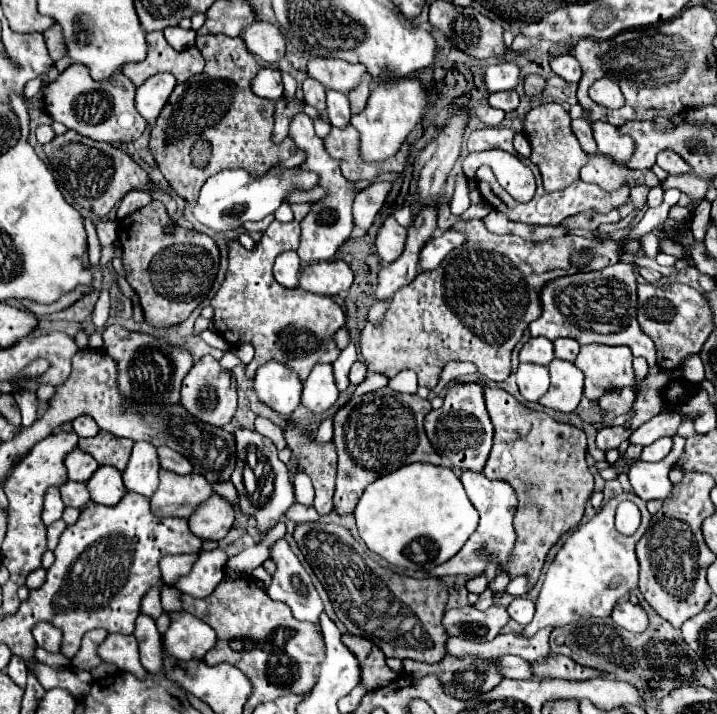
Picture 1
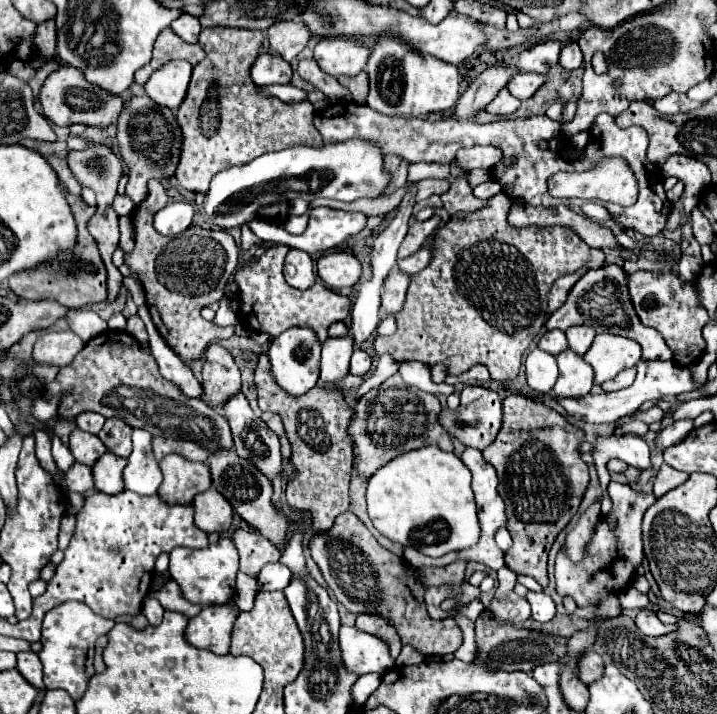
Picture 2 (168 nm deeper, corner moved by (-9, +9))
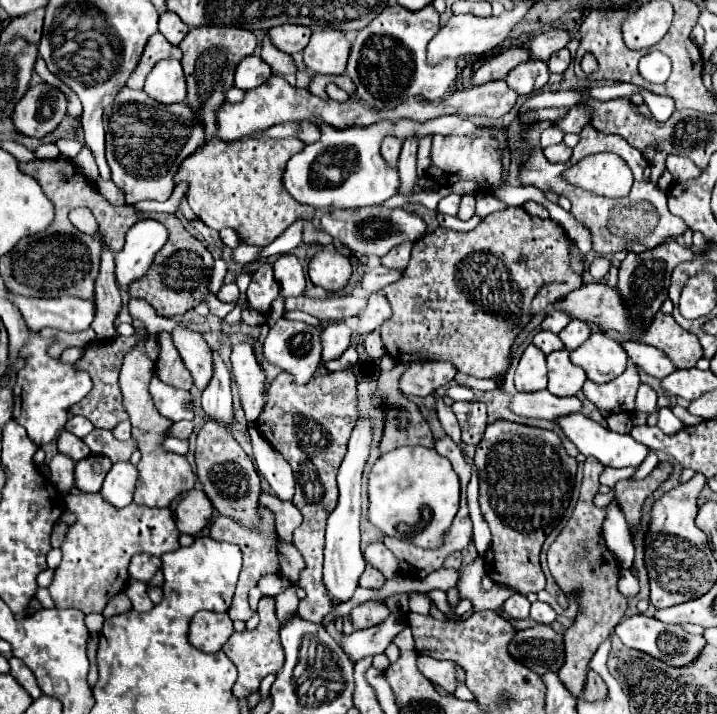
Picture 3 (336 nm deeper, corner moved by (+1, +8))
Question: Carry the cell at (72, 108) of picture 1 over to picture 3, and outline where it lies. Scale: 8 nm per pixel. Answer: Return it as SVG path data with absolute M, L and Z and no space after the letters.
M38 83L30 87L16 105L16 115L12 115L14 127L30 137L44 137L52 133L66 115L66 95L48 83Z

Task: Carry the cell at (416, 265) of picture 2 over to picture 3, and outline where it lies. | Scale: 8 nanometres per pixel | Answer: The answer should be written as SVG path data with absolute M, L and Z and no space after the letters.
M371 256L366 262L366 273L364 277L360 279L360 287L366 289L366 291L380 291L384 289L386 285L398 281L402 277L402 269L390 269L390 267L384 267L381 264L380 258L377 256Z

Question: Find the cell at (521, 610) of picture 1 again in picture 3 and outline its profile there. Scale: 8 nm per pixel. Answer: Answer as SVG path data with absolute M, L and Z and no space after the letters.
M534 601L534 603L532 603L532 607L530 607L530 619L534 619L536 623L550 625L550 623L556 619L556 611L554 611L548 603Z

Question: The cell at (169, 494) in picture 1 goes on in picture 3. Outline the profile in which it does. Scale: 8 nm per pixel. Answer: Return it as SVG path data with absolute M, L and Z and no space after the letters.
M148 333L138 337L138 343L126 353L124 363L122 363L122 371L120 371L120 387L122 387L122 393L124 393L126 411L130 415L132 435L138 441L138 447L140 447L140 453L142 453L142 459L136 465L140 477L138 477L138 487L136 487L136 493L134 493L134 503L148 505L148 507L170 507L170 503L180 493L194 489L196 475L194 475L194 471L192 471L192 467L190 467L190 463L186 461L184 455L168 453L160 447L160 443L164 441L164 433L172 423L156 411L156 407L152 403L152 397L148 393L148 379L154 373L154 361L148 359L148 355L146 355L146 347L144 347L146 339L148 339Z

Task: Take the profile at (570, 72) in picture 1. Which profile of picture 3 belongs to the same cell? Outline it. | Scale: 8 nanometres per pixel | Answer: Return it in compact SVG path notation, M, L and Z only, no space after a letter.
M566 47L560 49L560 51L556 51L550 57L550 61L548 61L550 73L564 73L568 69L568 65L570 65L570 51Z

